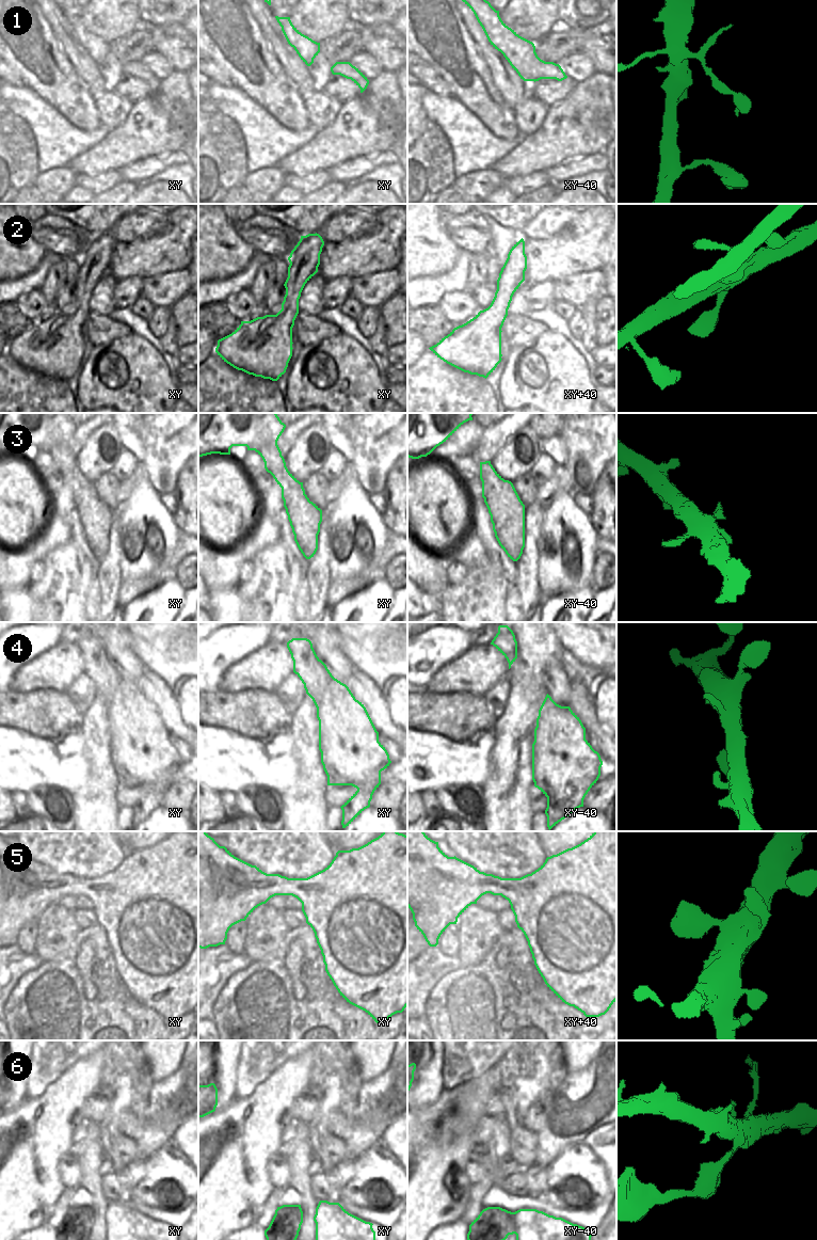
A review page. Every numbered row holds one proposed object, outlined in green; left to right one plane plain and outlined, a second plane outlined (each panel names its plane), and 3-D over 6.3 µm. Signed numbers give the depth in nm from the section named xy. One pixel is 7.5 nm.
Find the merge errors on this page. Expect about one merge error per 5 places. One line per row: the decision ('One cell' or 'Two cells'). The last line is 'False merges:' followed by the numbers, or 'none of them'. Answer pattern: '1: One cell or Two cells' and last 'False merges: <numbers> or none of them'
1: One cell
2: One cell
3: One cell
4: One cell
5: One cell
6: Two cells
False merges: 6.

